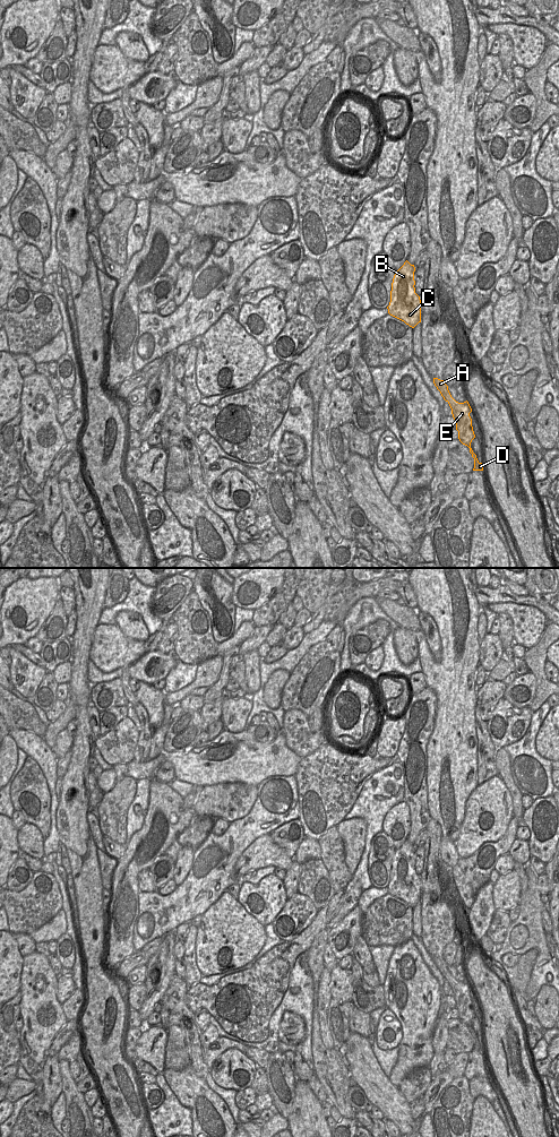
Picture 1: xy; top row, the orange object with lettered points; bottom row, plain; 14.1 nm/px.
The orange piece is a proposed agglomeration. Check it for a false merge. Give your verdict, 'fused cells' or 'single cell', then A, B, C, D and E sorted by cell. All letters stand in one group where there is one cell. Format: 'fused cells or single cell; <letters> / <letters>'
fused cells; A B C E / D

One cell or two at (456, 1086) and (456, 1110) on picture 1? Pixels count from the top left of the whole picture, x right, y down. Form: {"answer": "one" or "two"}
{"answer": "one"}

